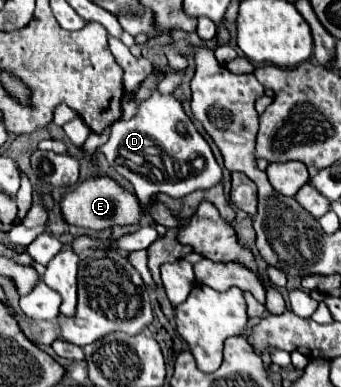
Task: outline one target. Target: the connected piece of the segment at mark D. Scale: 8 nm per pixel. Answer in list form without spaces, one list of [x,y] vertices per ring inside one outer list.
[[[158,91],[140,103],[136,117],[112,125],[112,135],[100,151],[106,155],[108,163],[134,185],[142,205],[156,193],[184,197],[194,191],[210,189],[222,181],[222,169],[210,145],[182,111],[180,101],[172,95],[160,95]]]

